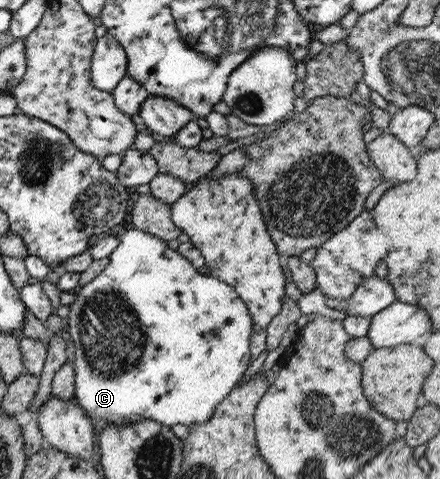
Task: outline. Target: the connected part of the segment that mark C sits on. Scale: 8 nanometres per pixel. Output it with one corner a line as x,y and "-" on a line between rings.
135,228
125,230
118,237
118,244
108,255
107,265
89,283
82,285
74,294
75,299
69,304
65,324
69,332
70,354
75,375
73,393
75,401
97,423
123,425
150,419
166,425
191,425
207,421
214,405
217,405
236,385
250,364
249,339
252,336
252,319
246,305
240,300
235,290
211,275
199,274
197,270
177,250
171,249
166,242

